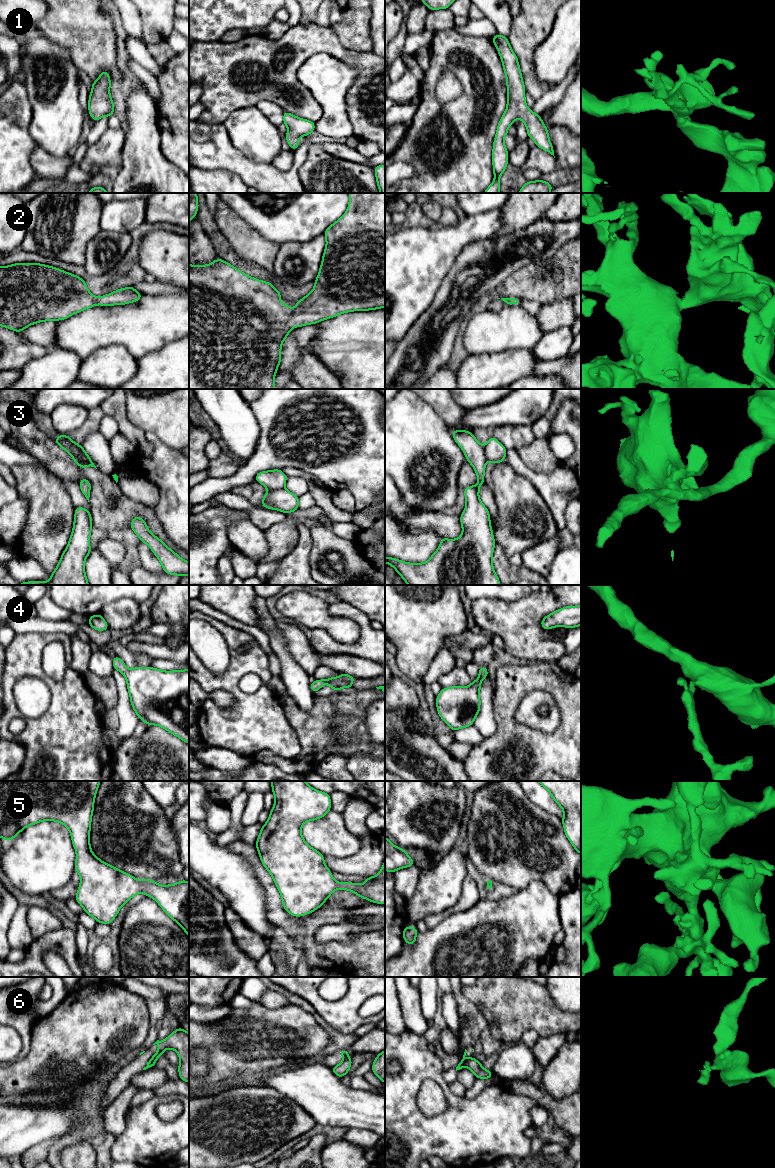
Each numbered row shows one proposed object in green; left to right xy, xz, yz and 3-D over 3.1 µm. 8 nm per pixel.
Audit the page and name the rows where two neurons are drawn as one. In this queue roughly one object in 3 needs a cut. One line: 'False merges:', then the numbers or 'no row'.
False merges: 3, 6

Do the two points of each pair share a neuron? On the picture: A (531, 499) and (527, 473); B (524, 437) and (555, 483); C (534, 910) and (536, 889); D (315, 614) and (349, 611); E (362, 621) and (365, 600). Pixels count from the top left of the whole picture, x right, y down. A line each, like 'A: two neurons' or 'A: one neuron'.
A: two neurons
B: two neurons
C: one neuron
D: two neurons
E: two neurons

